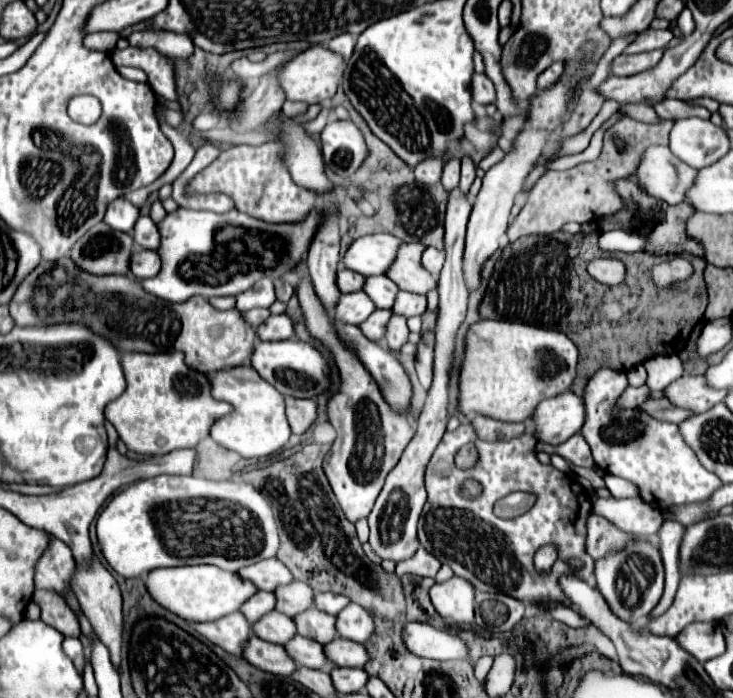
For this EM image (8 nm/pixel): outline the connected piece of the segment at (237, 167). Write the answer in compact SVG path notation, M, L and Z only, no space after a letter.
M275 141L257 145L257 147L253 147L253 145L229 147L215 159L215 163L205 167L199 175L195 175L195 179L191 179L191 183L187 185L187 193L189 195L193 195L193 193L225 193L225 195L229 195L235 201L235 207L241 213L247 213L247 215L251 215L255 219L261 219L261 221L267 221L267 223L301 221L301 219L305 219L307 211L311 211L315 205L321 203L321 195L317 191L299 187L291 179L291 173L287 171L287 167L283 163L283 151L285 151L283 143L275 143Z

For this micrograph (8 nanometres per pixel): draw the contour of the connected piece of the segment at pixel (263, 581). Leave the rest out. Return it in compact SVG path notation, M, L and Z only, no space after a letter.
M265 559L255 565L239 569L239 575L253 581L263 591L275 591L279 585L291 583L295 577L291 577L291 571L287 571L285 563L279 563L277 559Z

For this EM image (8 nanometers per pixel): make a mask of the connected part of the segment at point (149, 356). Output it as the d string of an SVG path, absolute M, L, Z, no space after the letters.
M123 353L127 377L125 393L105 407L105 417L113 423L129 451L141 455L163 455L175 449L197 447L207 439L211 425L229 415L233 407L211 395L207 373L187 367L185 355L175 353Z

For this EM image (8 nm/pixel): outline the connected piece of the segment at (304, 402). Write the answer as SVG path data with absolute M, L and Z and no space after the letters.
M287 399L287 419L295 435L305 435L317 421L317 403L311 399Z

